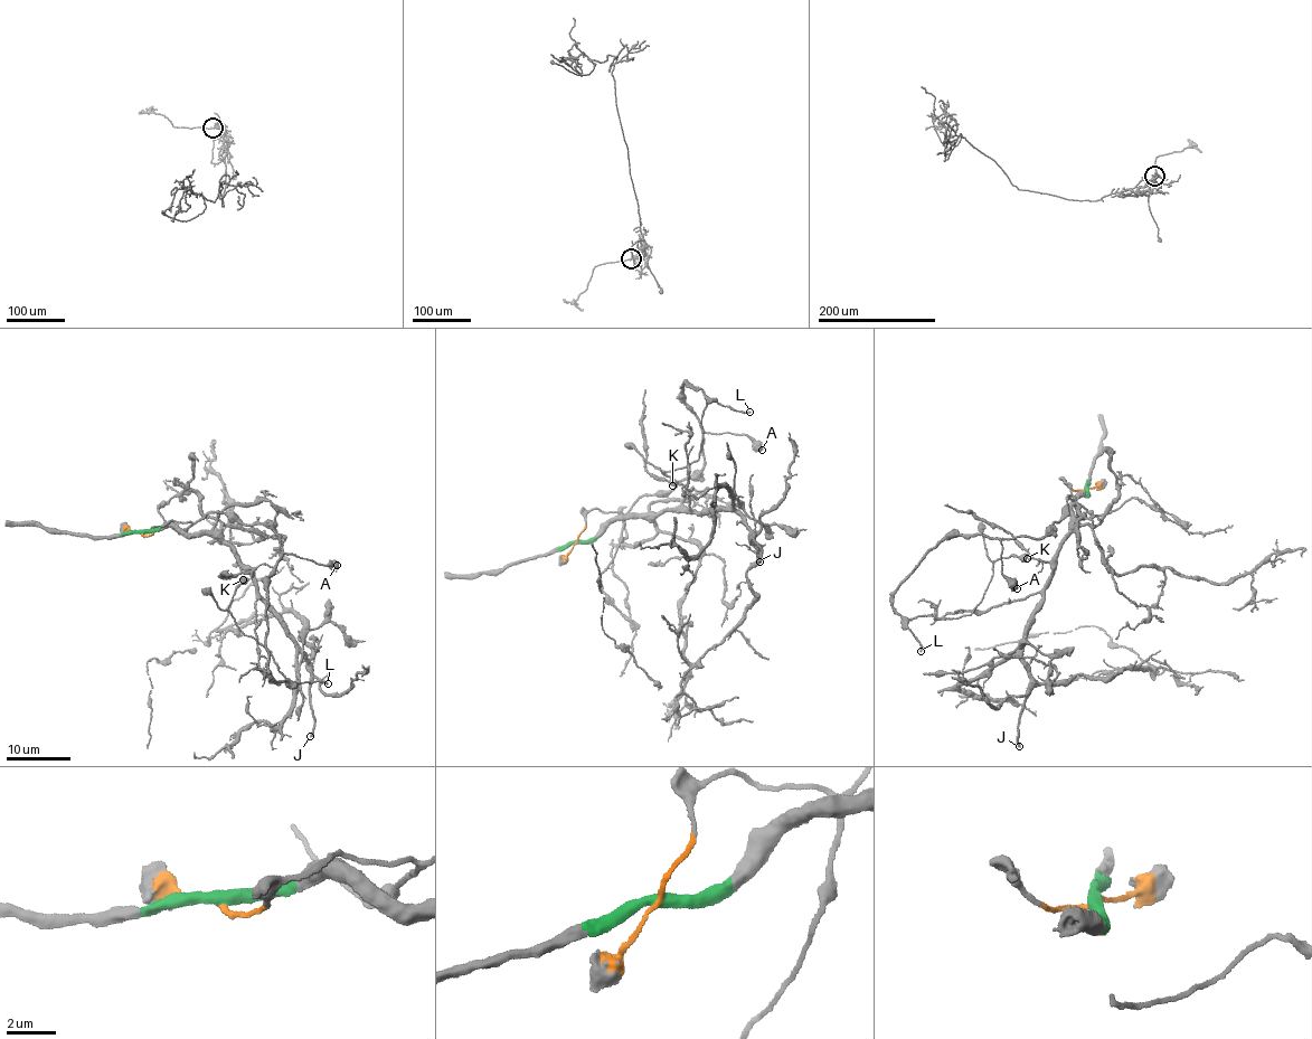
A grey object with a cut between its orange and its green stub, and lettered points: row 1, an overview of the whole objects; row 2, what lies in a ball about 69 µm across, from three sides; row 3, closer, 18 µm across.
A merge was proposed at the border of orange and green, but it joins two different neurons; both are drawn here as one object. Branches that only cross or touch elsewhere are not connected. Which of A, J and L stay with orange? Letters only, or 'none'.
A, L

